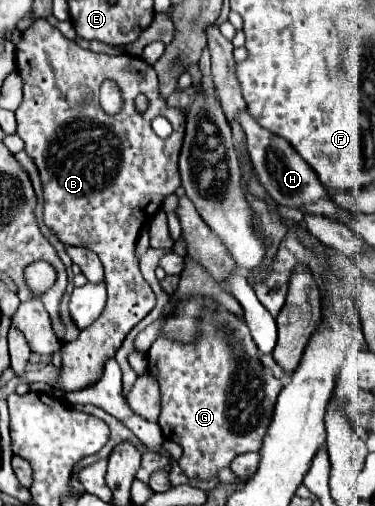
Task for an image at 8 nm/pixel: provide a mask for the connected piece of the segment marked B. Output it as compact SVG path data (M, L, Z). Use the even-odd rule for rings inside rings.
M45 18L37 20L19 40L17 44L17 72L25 84L25 96L21 106L17 108L17 134L25 142L25 150L35 160L43 190L45 190L45 224L59 236L65 246L83 246L99 254L103 268L105 268L105 282L107 282L107 306L101 316L87 326L81 336L71 342L63 344L61 348L61 370L57 378L57 390L81 390L95 380L99 380L103 372L103 364L107 358L115 354L121 346L127 332L145 318L151 308L155 306L155 294L151 286L139 272L139 264L135 260L135 244L139 238L141 228L147 220L157 214L165 196L173 194L179 182L177 158L185 138L185 108L171 108L167 100L159 92L159 78L151 64L147 64L139 56L131 54L95 54L91 50L81 48L75 40L65 38L55 26L51 26ZM103 80L115 80L123 92L123 110L115 116L109 116L99 106L99 86ZM137 94L147 94L149 108L139 112L135 108ZM155 116L165 116L173 124L173 134L169 138L159 138L153 128L151 120Z

